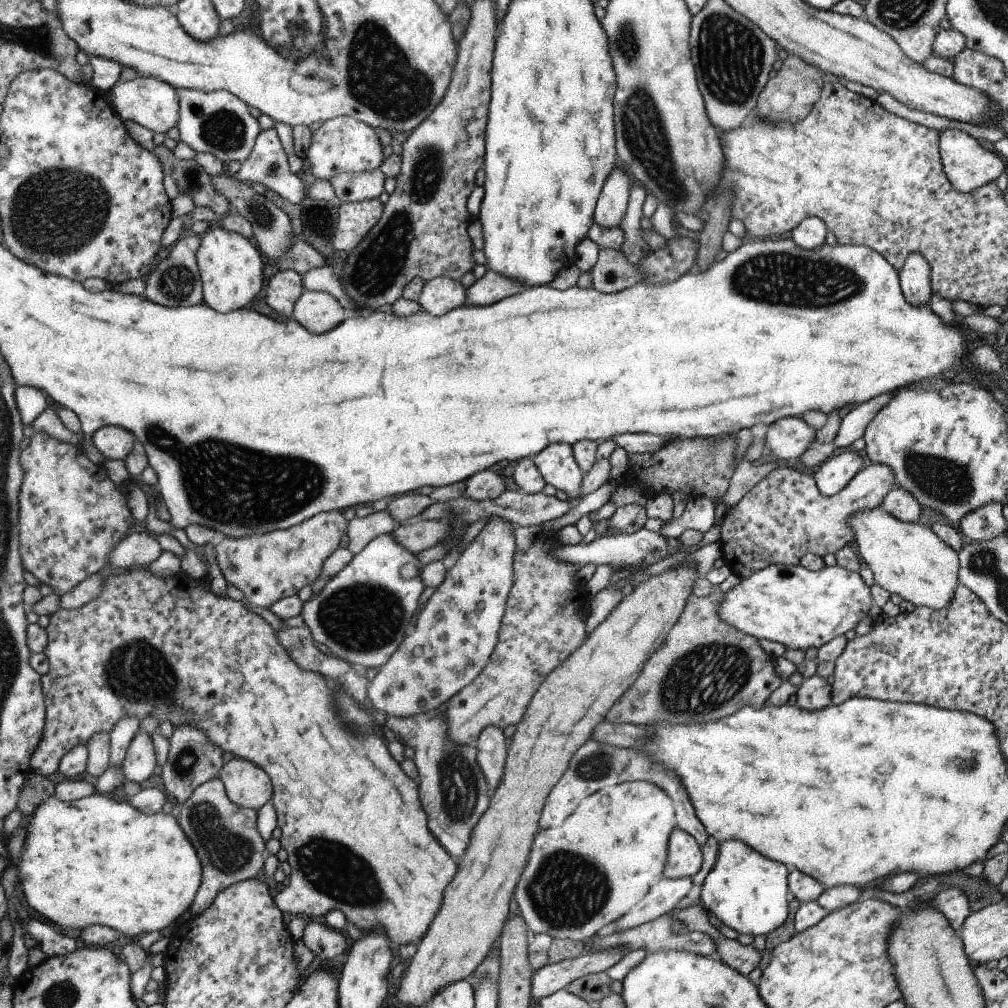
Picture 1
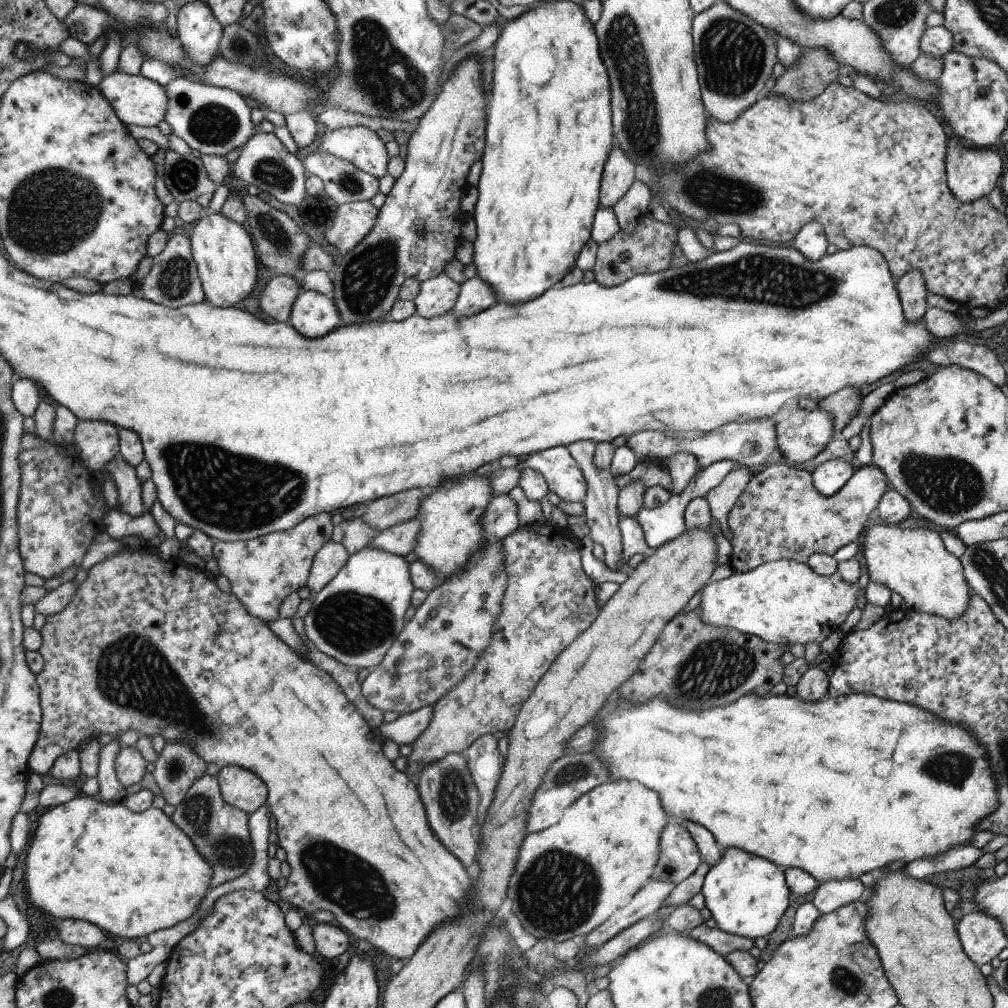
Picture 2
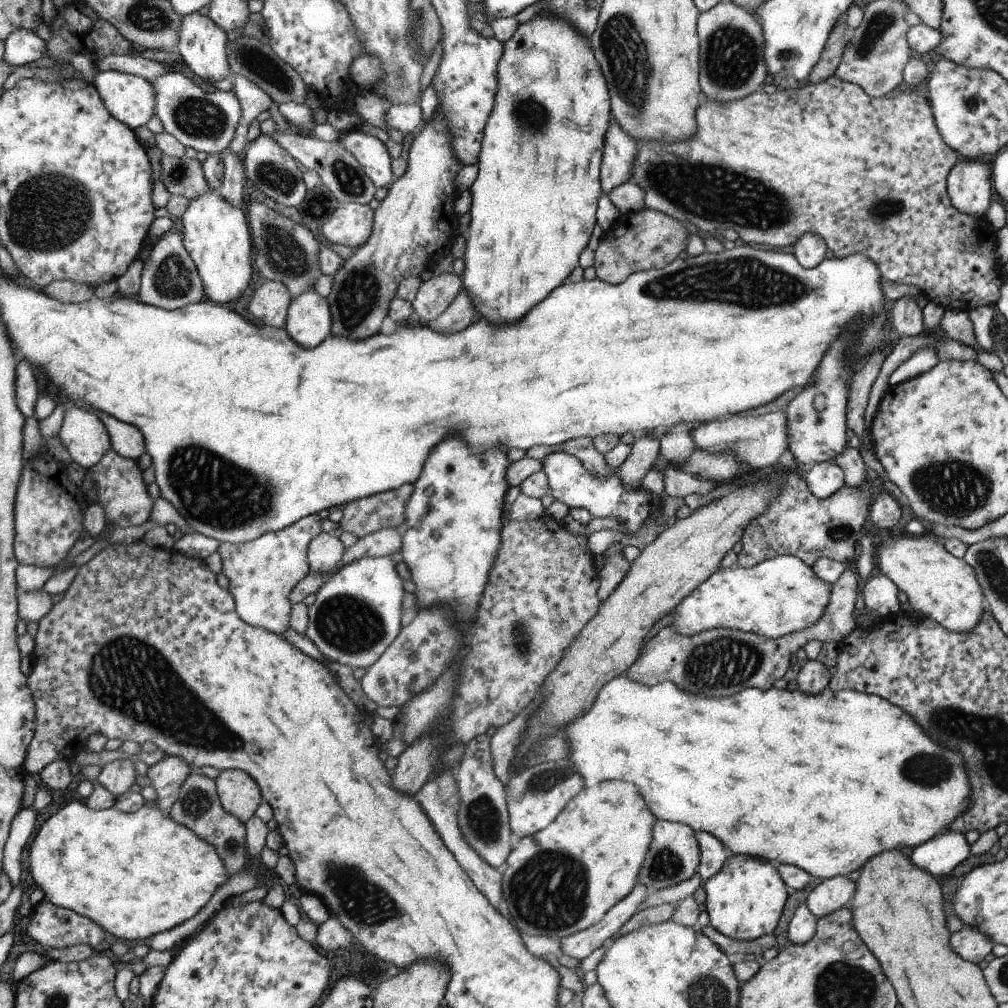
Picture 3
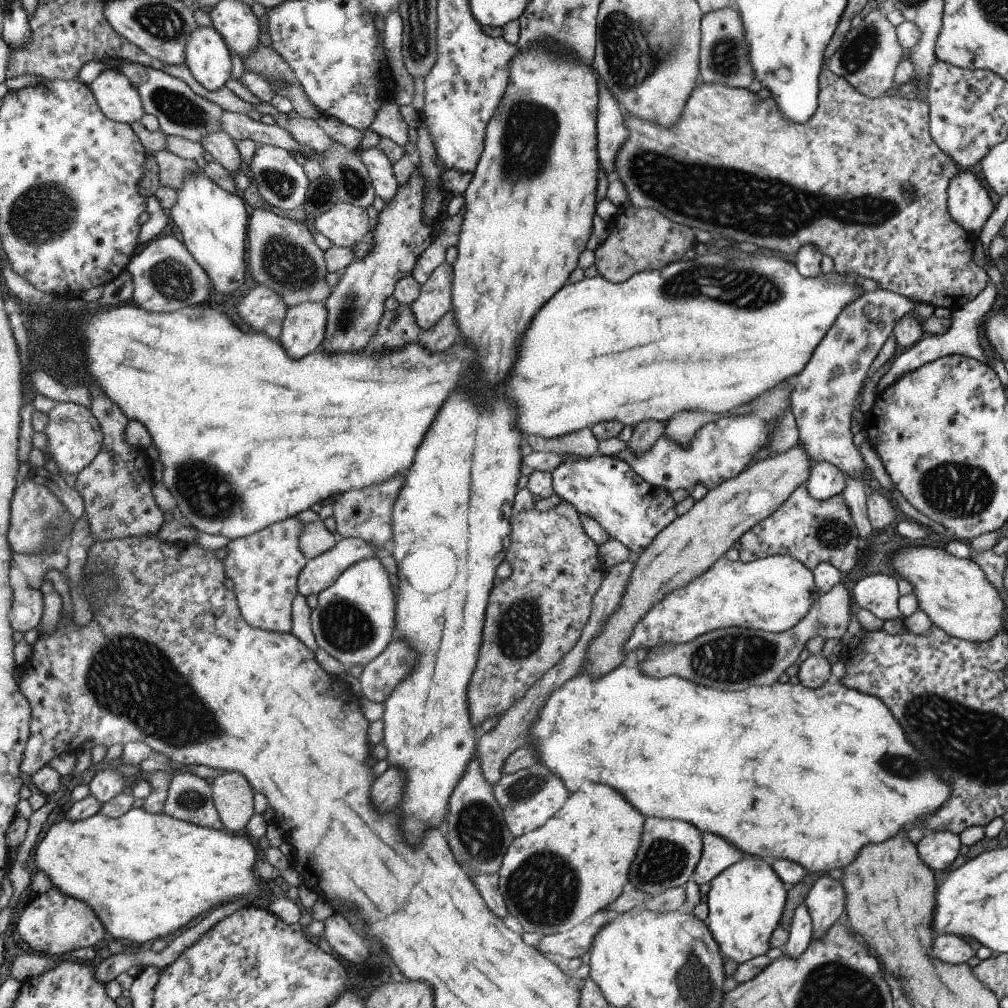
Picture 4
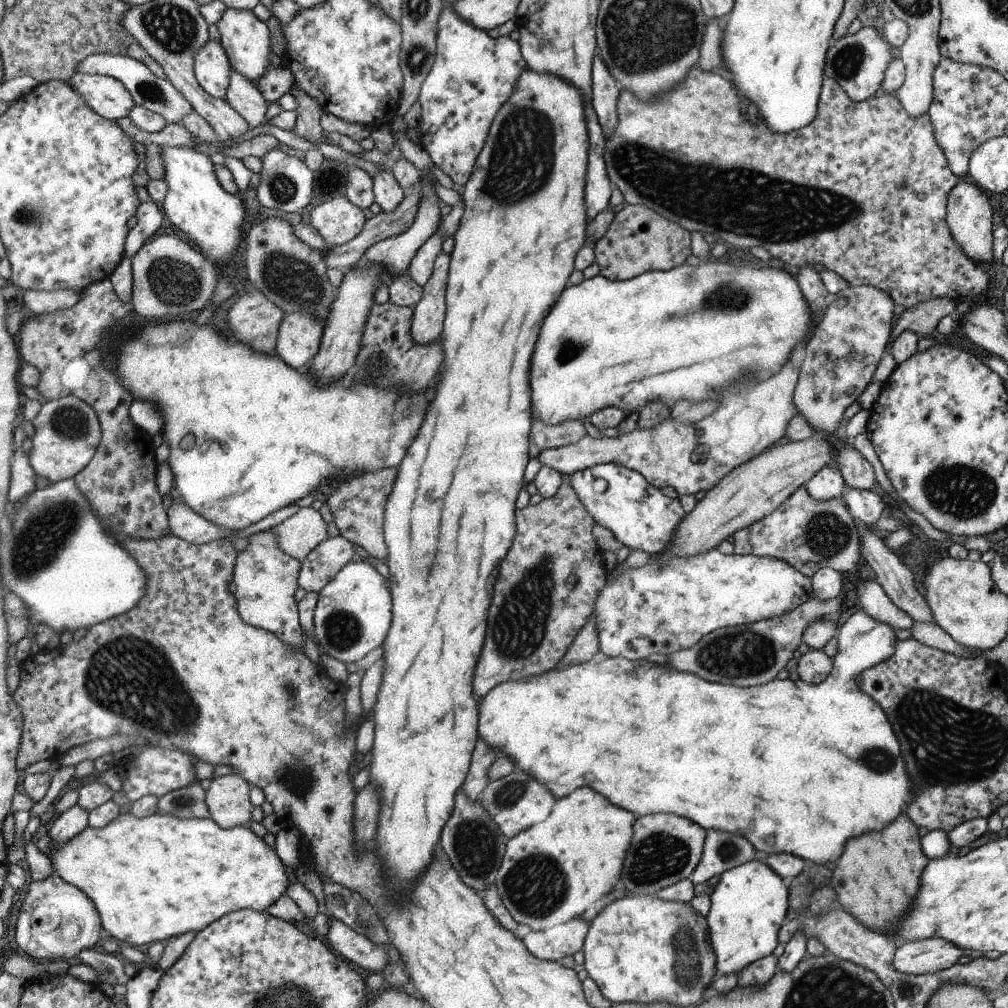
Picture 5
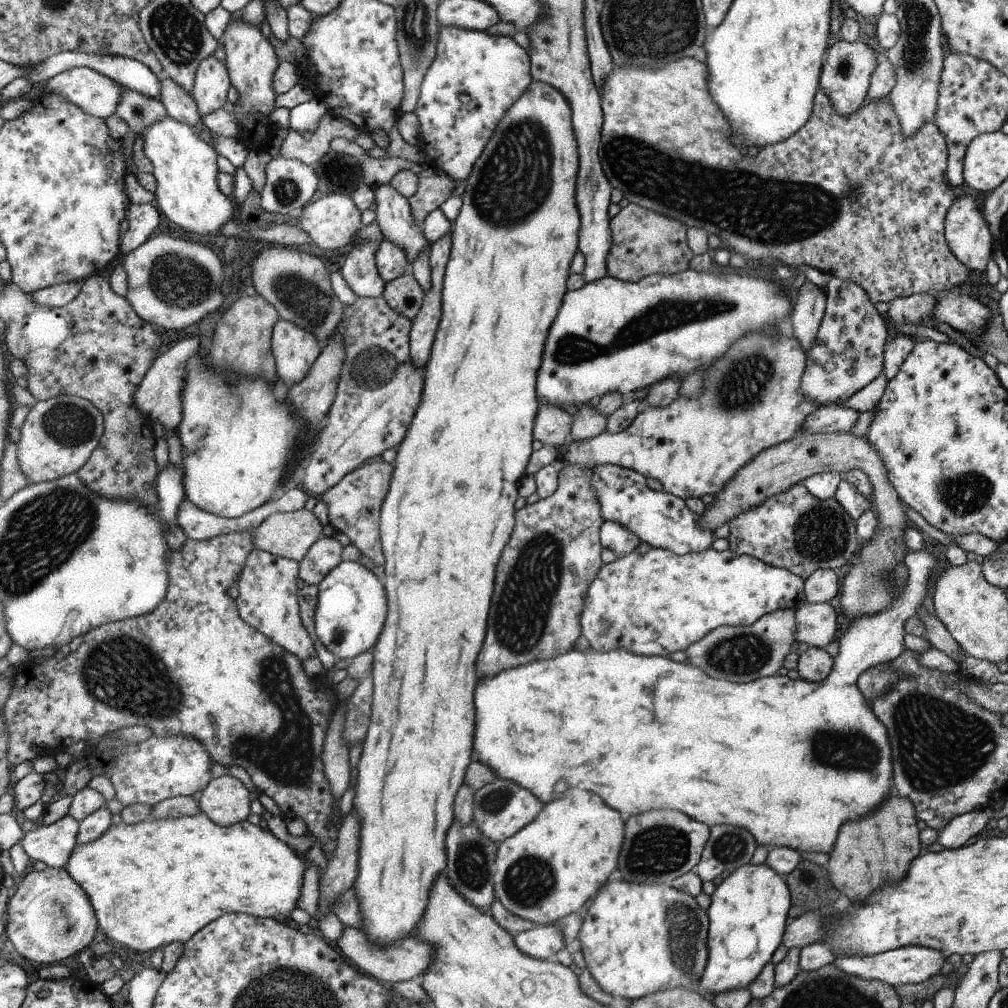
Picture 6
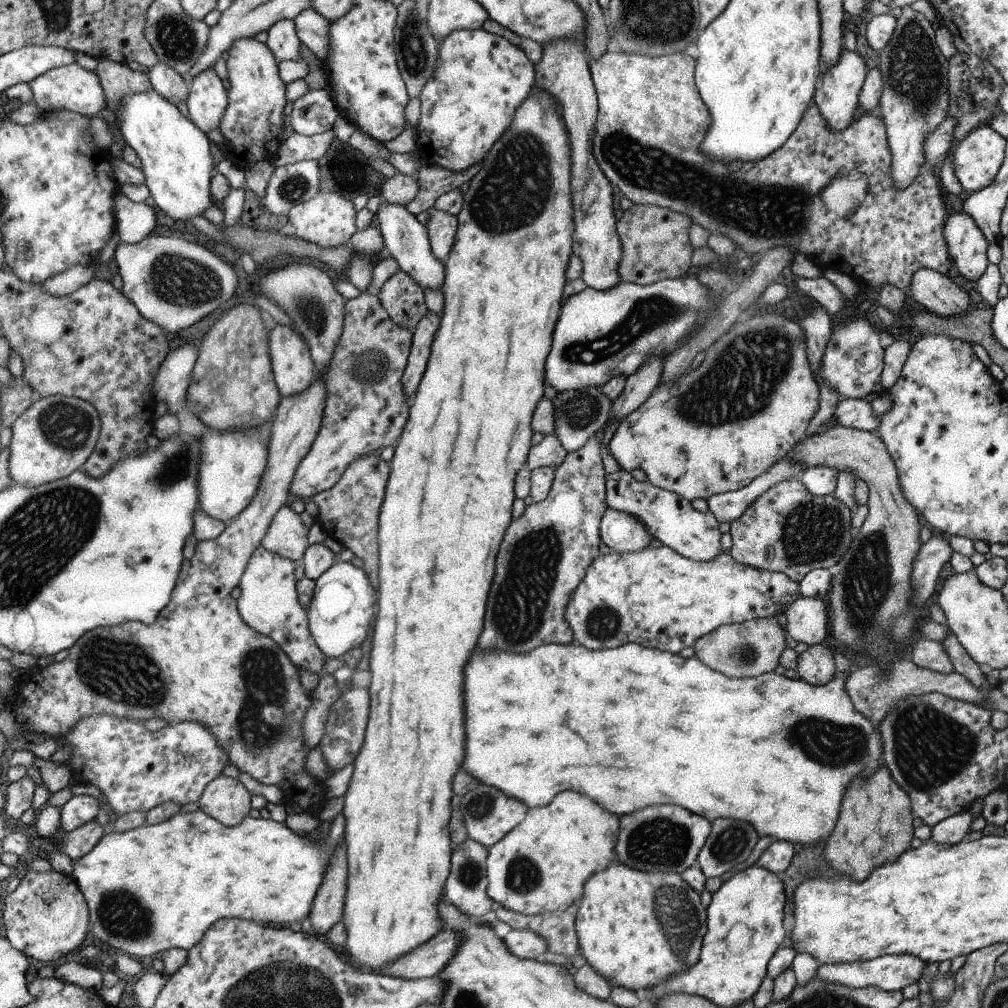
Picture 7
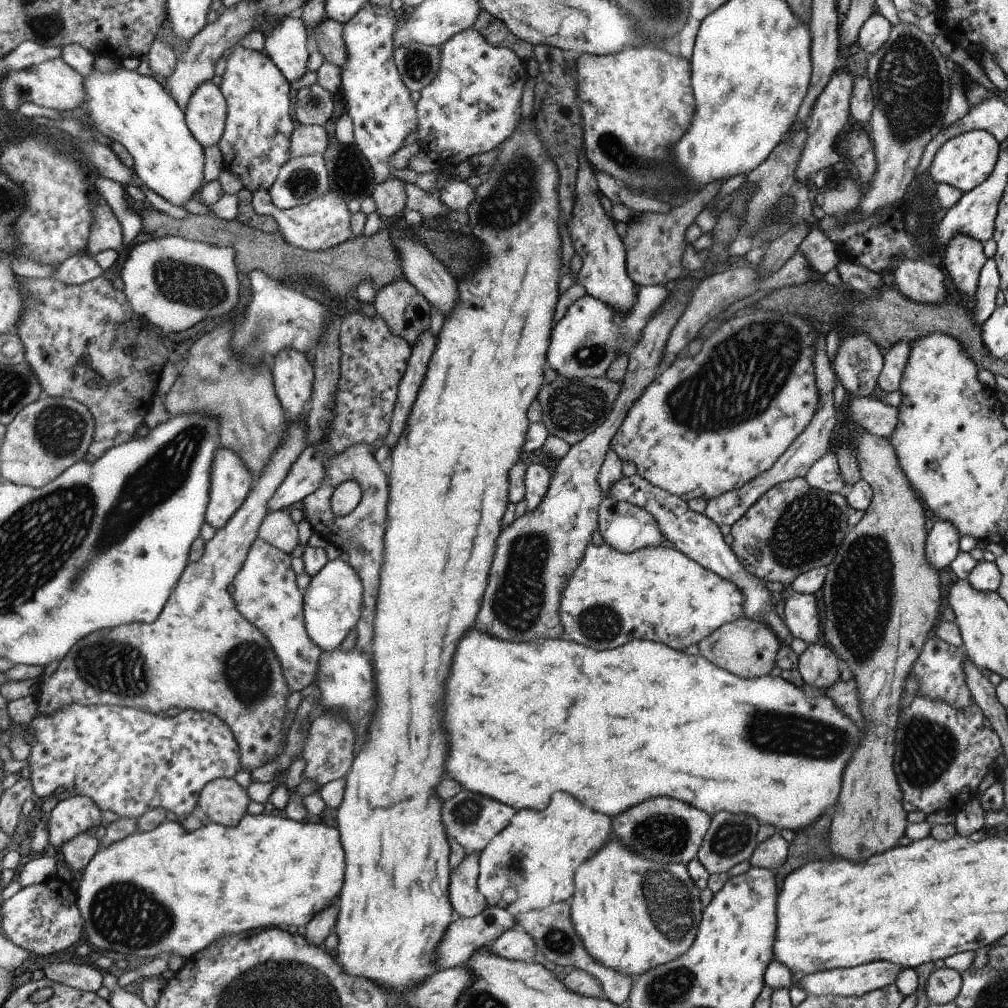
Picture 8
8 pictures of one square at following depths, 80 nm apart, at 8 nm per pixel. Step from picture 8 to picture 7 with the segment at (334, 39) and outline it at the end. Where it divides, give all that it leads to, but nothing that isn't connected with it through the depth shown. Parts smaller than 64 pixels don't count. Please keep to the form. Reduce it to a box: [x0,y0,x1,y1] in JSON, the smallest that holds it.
[293,8,330,65]

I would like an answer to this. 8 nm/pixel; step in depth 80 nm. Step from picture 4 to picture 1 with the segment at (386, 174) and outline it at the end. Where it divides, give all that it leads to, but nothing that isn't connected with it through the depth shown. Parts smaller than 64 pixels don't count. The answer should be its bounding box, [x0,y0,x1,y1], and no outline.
[303,117,385,183]

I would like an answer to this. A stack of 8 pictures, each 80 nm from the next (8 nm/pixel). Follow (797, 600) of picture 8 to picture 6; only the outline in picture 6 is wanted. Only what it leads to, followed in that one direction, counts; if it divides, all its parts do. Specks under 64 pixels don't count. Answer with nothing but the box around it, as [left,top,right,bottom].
[796,602,836,649]

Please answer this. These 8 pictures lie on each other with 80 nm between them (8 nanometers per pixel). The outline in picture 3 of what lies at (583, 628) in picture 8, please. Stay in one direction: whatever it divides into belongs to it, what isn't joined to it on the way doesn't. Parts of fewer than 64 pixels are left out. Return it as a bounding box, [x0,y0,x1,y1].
[667,555,832,639]

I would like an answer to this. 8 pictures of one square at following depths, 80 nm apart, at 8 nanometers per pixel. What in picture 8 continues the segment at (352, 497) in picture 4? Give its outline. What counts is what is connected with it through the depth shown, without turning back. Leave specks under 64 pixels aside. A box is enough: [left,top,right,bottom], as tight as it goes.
[302,444,388,653]

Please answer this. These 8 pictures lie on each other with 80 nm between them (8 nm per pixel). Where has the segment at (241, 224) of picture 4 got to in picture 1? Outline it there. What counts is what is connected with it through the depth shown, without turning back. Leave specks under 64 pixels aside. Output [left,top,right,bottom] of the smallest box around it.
[196,224,264,312]

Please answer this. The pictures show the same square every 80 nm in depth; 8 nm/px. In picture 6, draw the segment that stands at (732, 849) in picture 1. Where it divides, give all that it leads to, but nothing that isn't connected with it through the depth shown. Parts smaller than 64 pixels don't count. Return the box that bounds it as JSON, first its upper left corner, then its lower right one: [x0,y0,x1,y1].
[699,864,790,992]

